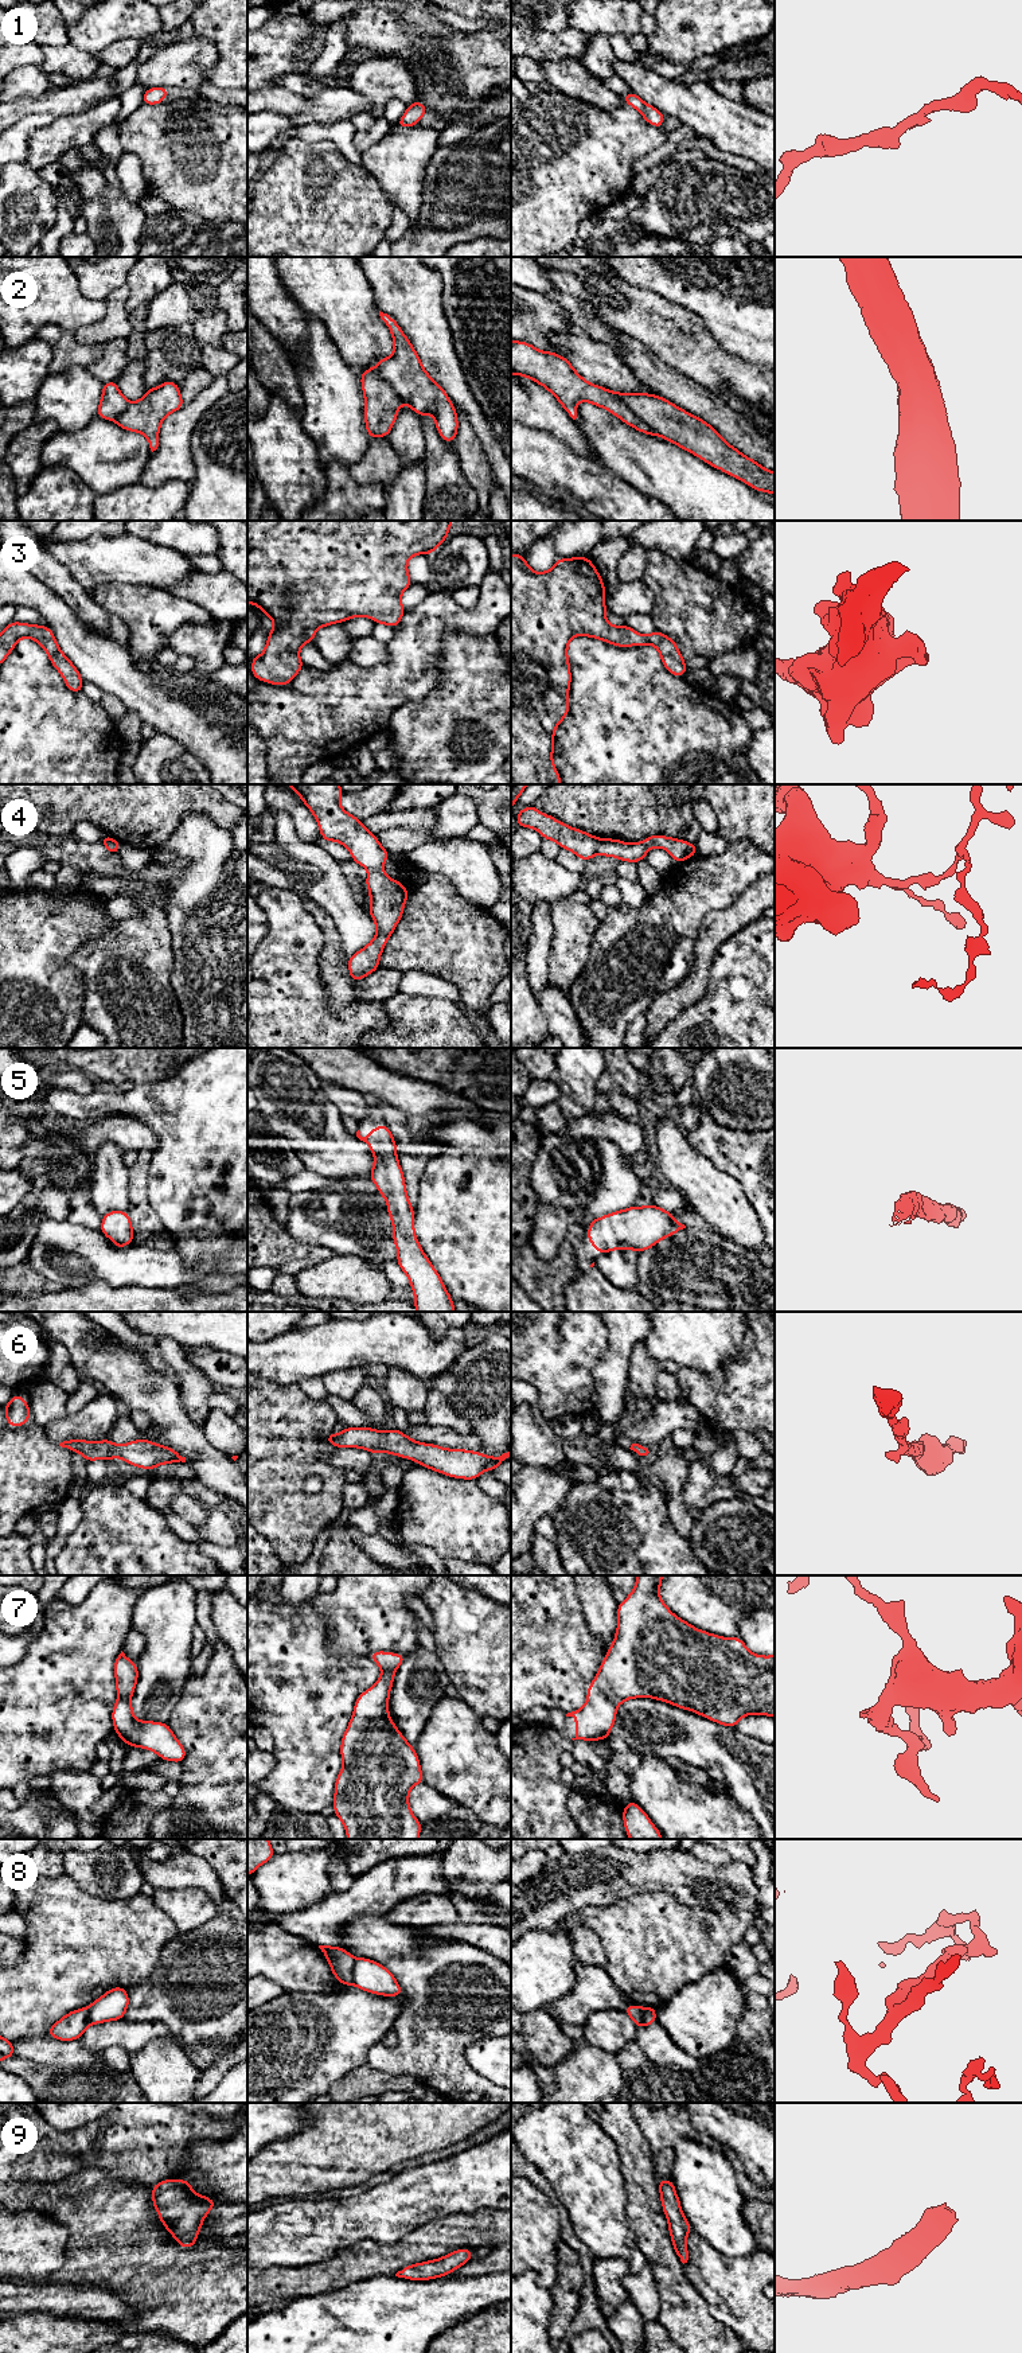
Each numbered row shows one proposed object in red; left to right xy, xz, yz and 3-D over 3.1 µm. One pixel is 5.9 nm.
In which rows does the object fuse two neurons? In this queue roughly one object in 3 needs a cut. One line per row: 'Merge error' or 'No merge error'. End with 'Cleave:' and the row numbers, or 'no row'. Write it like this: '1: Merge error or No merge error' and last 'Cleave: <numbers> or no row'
1: No merge error
2: Merge error
3: No merge error
4: No merge error
5: No merge error
6: No merge error
7: No merge error
8: Merge error
9: No merge error
Cleave: 2, 8

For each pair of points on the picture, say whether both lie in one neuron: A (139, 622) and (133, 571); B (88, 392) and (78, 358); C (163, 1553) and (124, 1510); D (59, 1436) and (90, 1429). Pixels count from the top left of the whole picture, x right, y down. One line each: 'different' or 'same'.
A: different
B: different
C: same
D: same

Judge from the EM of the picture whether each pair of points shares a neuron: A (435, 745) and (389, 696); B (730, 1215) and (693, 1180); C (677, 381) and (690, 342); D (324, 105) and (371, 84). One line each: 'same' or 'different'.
A: different
B: same
C: different
D: different

